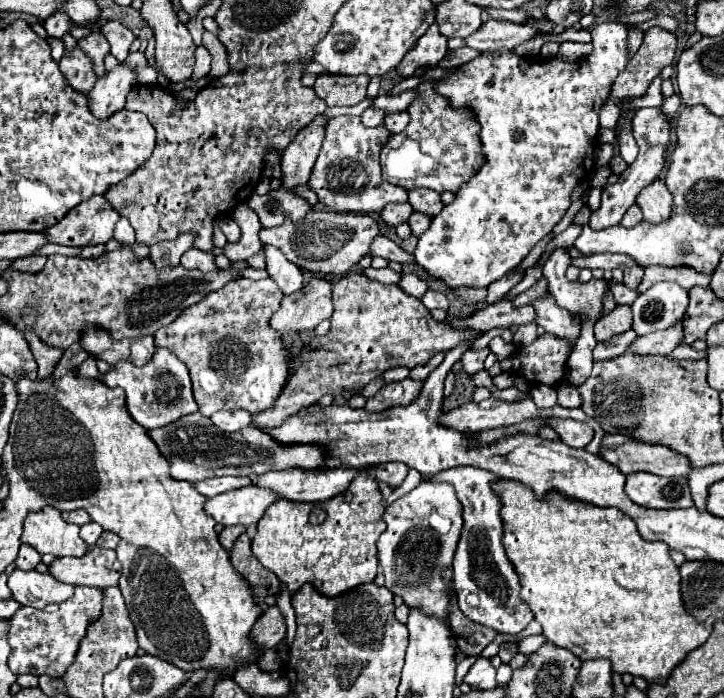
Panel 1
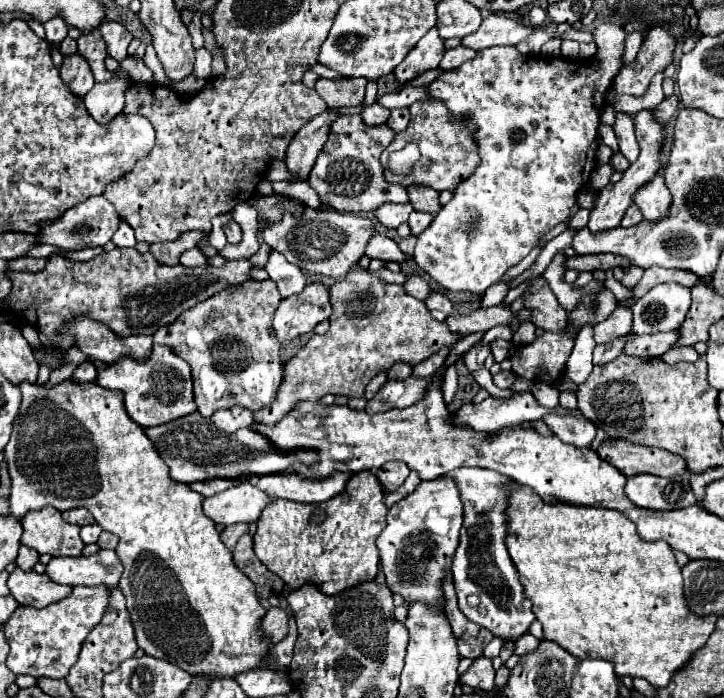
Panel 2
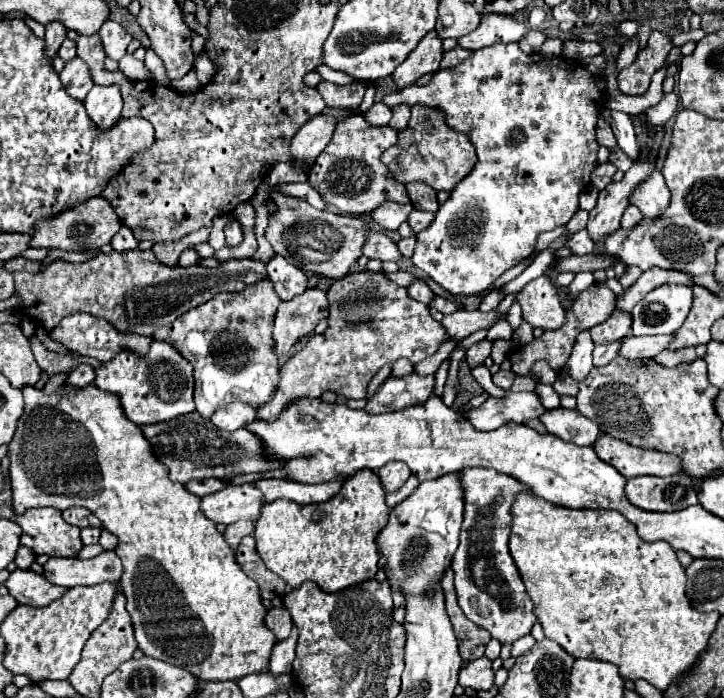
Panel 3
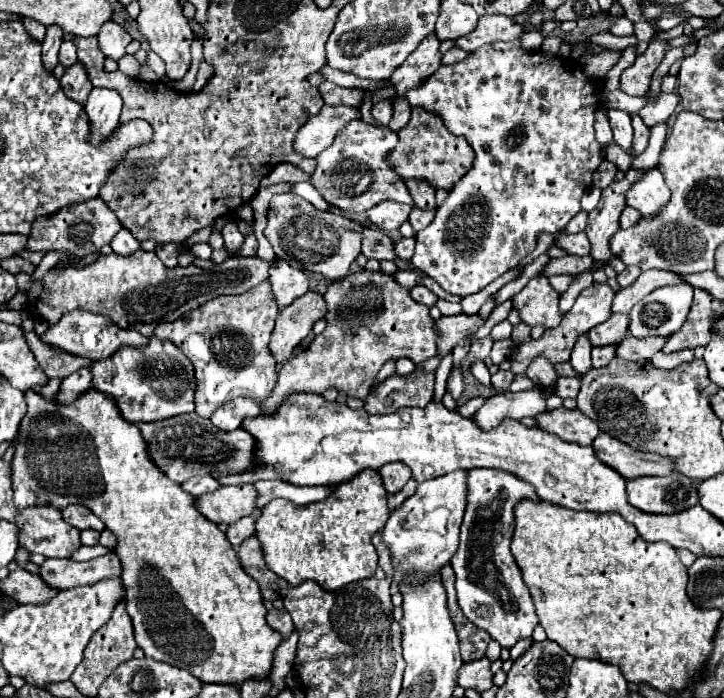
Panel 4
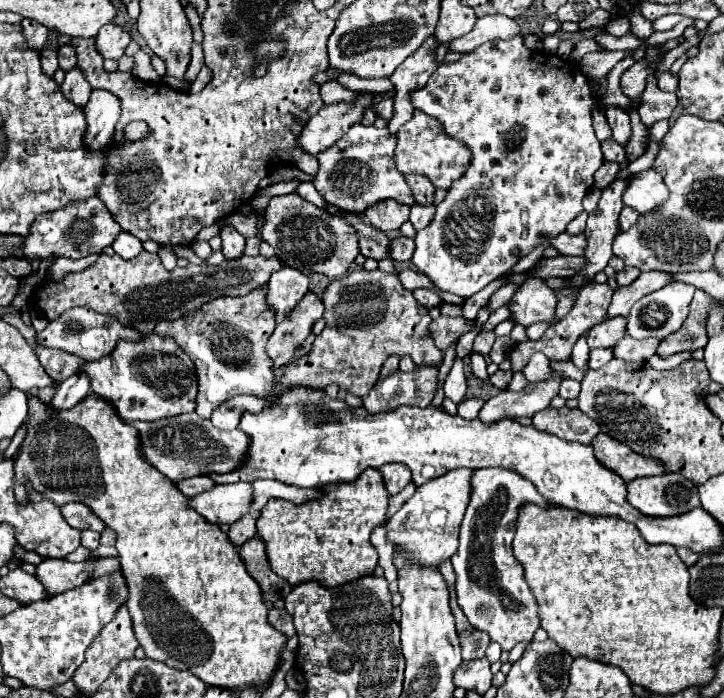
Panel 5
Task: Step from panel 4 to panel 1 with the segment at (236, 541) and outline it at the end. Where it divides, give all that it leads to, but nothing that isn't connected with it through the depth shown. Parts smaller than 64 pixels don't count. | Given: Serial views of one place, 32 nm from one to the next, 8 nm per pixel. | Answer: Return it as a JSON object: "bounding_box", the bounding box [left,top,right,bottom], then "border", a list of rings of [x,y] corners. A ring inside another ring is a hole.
{"bounding_box":[218,526,246,550],"border":[[[230,526],[230,528],[224,528],[224,530],[218,534],[218,540],[220,540],[220,544],[222,544],[226,550],[230,550],[232,544],[236,542],[236,538],[238,538],[244,530],[246,530],[244,526]]]}

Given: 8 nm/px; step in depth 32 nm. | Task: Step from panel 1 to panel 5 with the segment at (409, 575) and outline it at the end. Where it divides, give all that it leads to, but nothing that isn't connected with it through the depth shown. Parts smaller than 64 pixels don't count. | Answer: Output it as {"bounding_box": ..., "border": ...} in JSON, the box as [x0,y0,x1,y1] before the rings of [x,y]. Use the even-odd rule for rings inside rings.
{"bounding_box":[386,470,472,568],"border":[[[452,470],[434,482],[418,486],[416,494],[406,500],[386,524],[386,538],[394,544],[394,550],[398,546],[402,546],[402,550],[410,550],[410,554],[414,554],[414,562],[422,562],[422,566],[438,568],[442,562],[450,560],[458,548],[458,530],[470,496],[470,476],[472,470]]]}

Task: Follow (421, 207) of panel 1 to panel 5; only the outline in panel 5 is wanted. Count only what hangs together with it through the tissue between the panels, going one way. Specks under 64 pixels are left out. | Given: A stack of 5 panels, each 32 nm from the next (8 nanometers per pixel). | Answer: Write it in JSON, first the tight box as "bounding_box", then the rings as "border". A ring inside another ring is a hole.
{"bounding_box":[406,176,434,206],"border":[[[408,176],[406,178],[412,196],[416,200],[416,204],[420,206],[434,206],[434,186],[430,180],[422,178],[422,176]]]}

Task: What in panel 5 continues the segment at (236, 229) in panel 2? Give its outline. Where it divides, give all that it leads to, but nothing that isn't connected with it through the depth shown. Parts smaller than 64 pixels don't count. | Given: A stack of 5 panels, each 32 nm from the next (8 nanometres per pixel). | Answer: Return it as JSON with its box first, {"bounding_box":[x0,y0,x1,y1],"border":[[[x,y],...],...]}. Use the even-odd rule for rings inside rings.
{"bounding_box":[220,226,244,260],"border":[[[224,226],[220,232],[222,238],[222,252],[226,260],[234,260],[242,256],[244,250],[244,236],[234,228],[234,226]]]}

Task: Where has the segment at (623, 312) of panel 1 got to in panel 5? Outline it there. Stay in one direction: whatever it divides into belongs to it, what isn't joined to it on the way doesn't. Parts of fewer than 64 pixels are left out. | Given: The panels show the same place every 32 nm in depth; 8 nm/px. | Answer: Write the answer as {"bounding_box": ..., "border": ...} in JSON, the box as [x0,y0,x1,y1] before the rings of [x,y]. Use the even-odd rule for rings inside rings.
{"bounding_box":[588,318,626,348],"border":[[[610,318],[588,332],[590,348],[610,348],[626,336],[626,318]]]}

